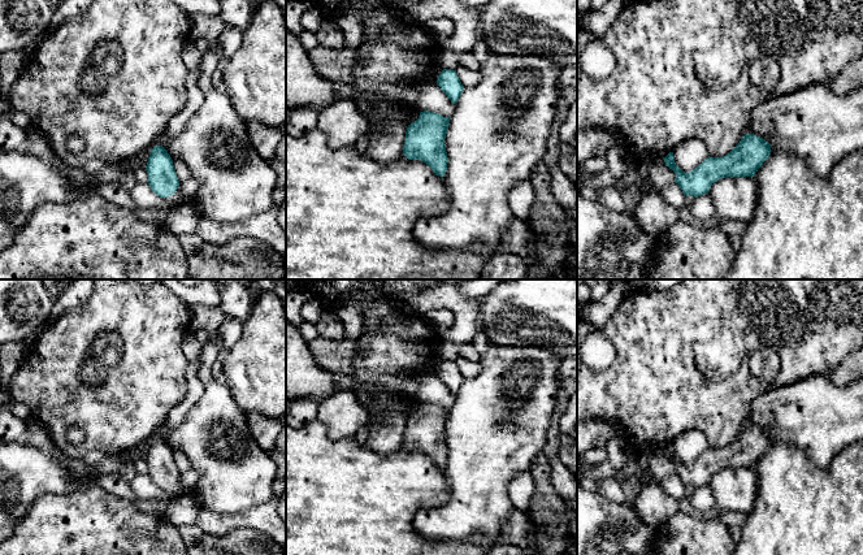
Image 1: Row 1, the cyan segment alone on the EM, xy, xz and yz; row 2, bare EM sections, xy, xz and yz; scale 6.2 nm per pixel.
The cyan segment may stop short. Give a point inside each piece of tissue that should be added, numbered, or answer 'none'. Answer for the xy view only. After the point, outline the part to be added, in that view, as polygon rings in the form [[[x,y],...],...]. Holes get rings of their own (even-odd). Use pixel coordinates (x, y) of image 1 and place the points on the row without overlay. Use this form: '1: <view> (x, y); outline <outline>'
1: xy (176, 490); outline [[[175,482],[173,486],[168,487],[166,490],[169,491],[169,494],[170,494],[172,498],[188,495],[188,497],[195,498],[199,502],[199,495],[198,495],[198,491],[196,491],[195,487],[194,489],[182,489]]]

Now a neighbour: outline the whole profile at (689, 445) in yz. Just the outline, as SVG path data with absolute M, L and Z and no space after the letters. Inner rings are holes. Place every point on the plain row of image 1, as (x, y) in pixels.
M698 429L681 433L672 443L676 456L685 464L691 463L708 448L704 433Z

